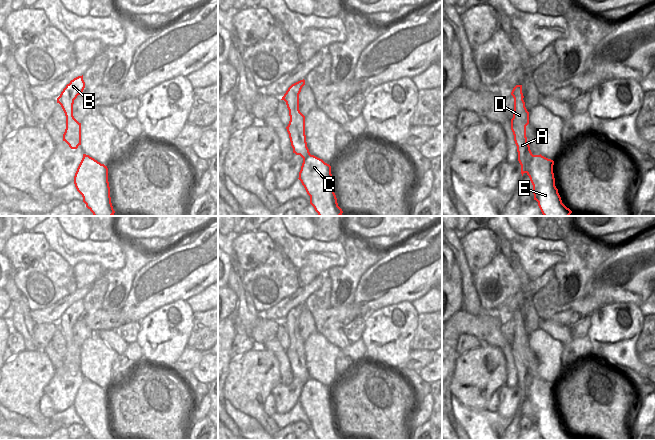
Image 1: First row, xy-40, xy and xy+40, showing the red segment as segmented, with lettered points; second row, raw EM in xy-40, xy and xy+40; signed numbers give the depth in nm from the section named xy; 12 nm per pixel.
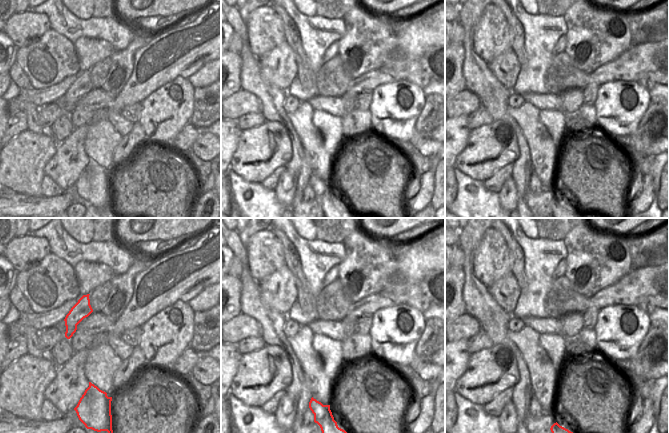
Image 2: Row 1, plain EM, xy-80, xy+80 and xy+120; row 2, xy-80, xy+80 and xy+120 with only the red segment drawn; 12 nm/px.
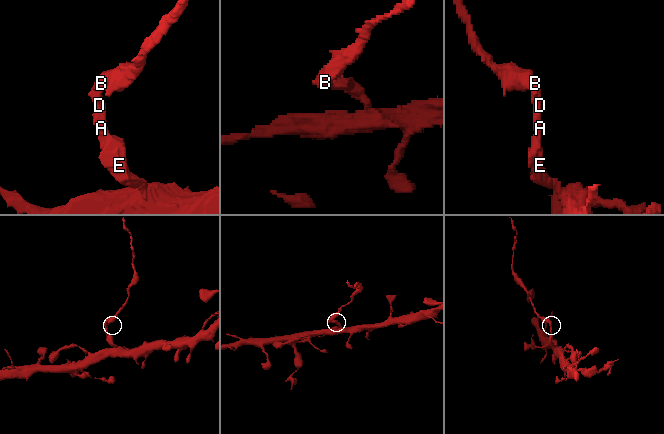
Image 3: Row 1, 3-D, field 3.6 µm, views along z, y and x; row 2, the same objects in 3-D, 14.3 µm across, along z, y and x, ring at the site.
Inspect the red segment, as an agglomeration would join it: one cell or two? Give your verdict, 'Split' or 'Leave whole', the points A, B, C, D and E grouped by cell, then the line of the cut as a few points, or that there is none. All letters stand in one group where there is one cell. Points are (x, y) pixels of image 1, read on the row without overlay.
Split. Groups: A B D / C E. Split along xy+40 (533, 379), (527, 389), (526, 396).

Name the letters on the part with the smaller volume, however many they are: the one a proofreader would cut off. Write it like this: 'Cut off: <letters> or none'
Cut off: A, B, D

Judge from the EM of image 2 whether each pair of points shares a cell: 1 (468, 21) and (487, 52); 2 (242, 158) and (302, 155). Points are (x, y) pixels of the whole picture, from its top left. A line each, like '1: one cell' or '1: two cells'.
1: two cells
2: two cells

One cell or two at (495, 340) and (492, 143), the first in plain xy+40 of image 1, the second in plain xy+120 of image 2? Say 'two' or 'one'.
two

